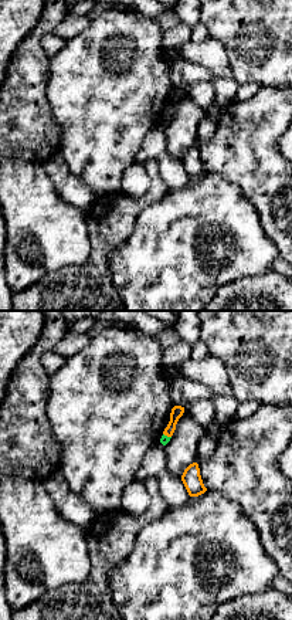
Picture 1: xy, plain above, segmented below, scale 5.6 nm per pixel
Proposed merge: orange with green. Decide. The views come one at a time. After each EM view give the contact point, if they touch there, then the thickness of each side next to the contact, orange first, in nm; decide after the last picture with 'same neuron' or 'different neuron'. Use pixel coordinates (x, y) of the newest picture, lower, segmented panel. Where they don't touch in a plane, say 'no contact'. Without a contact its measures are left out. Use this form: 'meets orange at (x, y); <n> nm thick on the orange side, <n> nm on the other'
meets orange at (167, 436); 70 nm thick on the orange side, 50 nm on the other

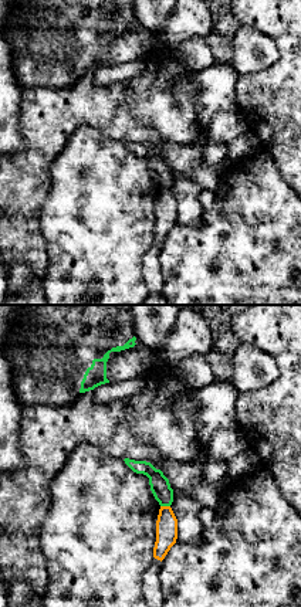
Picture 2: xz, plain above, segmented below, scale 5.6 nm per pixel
meets orange at (165, 507); 130 nm thick on the orange side, 110 nm on the other

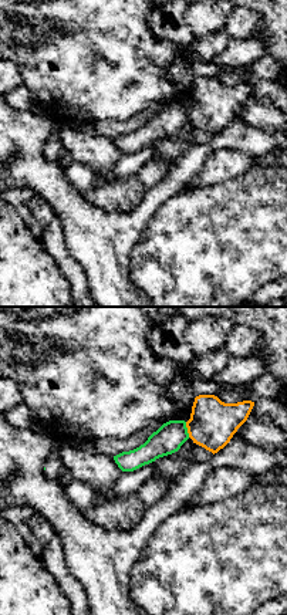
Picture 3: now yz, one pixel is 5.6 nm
meets orange at (188, 429); 260 nm thick on the orange side, 160 nm on the other

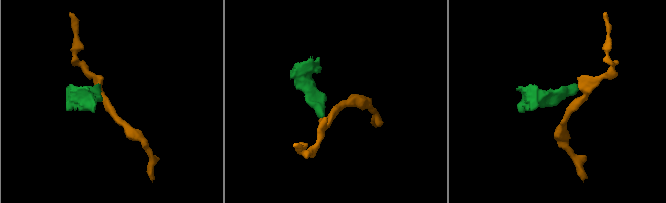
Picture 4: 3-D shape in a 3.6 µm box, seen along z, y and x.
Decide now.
different neuron

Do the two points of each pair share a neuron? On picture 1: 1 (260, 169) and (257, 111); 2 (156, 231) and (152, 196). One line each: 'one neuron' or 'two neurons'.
1: one neuron
2: two neurons

